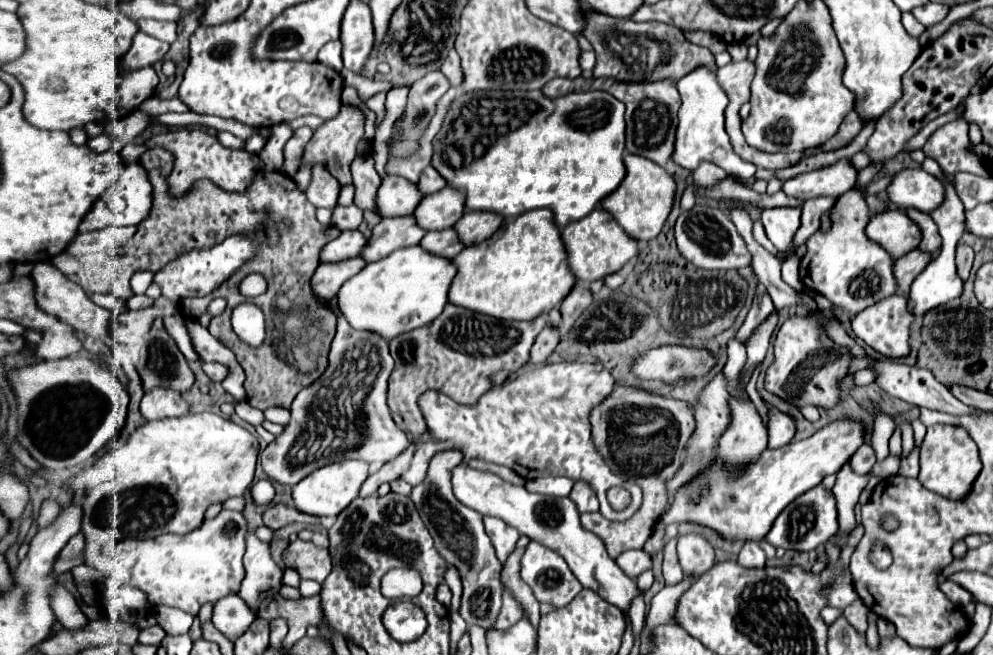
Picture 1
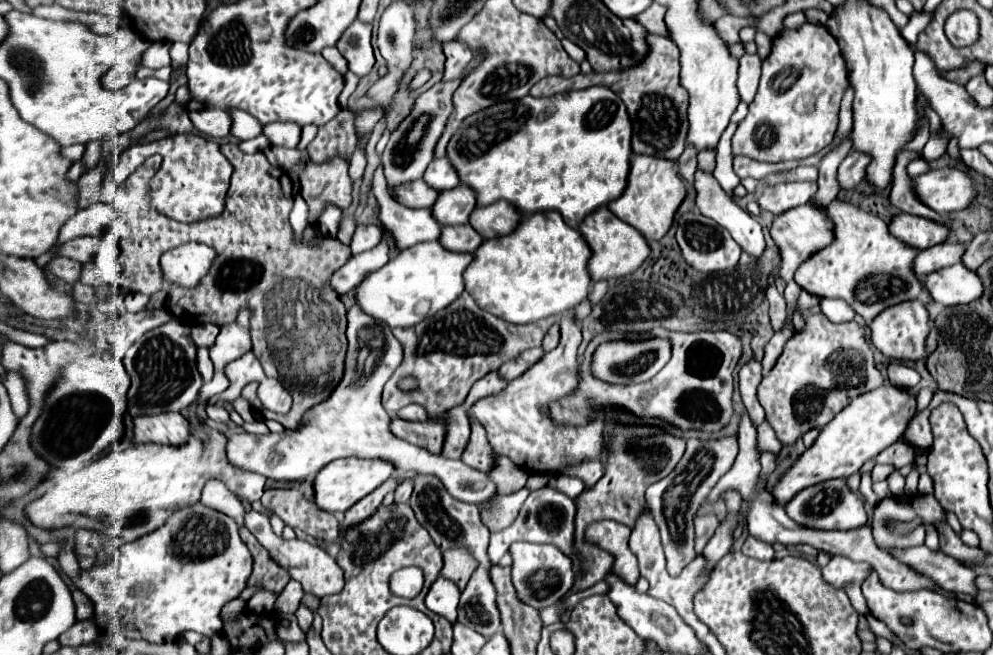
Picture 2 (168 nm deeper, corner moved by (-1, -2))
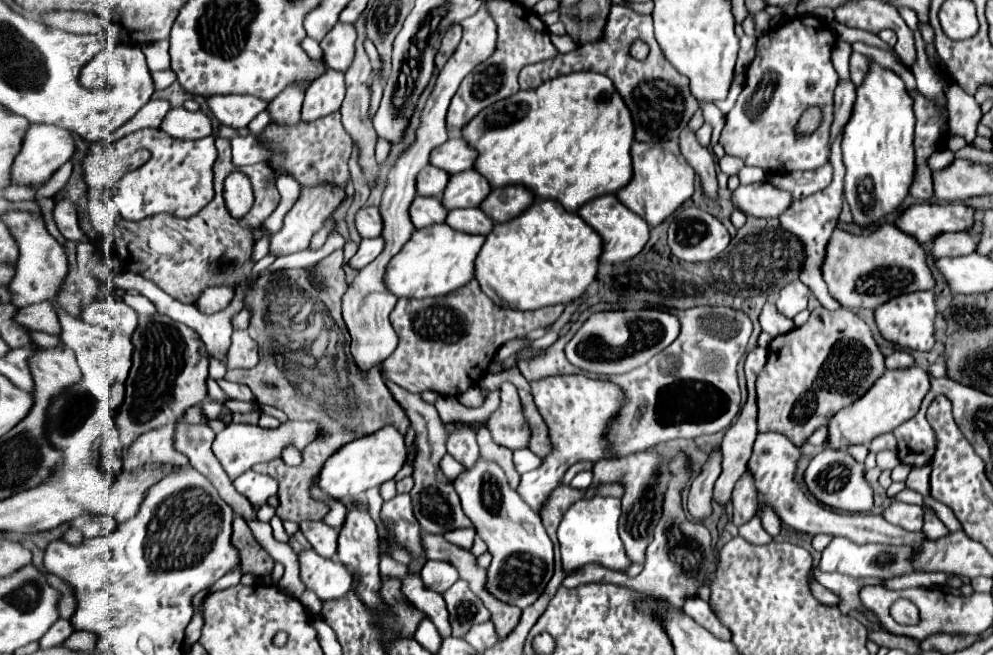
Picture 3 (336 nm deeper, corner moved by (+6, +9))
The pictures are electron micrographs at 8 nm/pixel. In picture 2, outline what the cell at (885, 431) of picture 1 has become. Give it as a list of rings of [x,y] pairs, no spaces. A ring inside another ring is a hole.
[[[891,472],[889,478],[887,478],[887,482],[889,482],[889,488],[891,488],[891,492],[893,492],[895,496],[901,496],[901,494],[903,494],[905,478],[903,478],[899,472]]]

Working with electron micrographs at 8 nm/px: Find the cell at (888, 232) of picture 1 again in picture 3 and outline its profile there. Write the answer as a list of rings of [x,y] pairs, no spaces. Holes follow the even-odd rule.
[[[964,203],[912,205],[902,213],[896,225],[924,245],[942,233],[970,231],[974,225],[974,207]]]

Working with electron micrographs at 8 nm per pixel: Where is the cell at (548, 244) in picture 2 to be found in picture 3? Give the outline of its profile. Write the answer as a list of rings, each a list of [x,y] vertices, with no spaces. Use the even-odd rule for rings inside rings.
[[[536,199],[522,215],[506,221],[496,223],[492,233],[486,237],[484,247],[476,259],[476,279],[482,291],[500,305],[508,305],[514,309],[538,309],[556,303],[572,303],[582,297],[588,285],[596,279],[598,273],[598,259],[602,255],[602,237],[586,225],[578,213],[570,213],[558,205],[558,201],[550,199]]]

